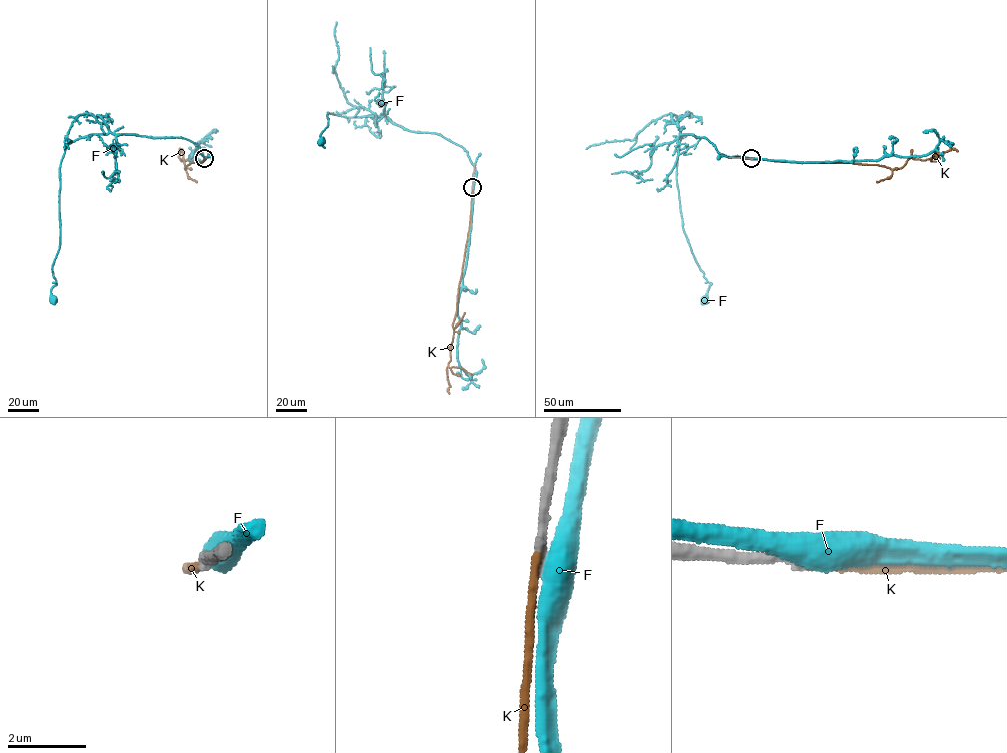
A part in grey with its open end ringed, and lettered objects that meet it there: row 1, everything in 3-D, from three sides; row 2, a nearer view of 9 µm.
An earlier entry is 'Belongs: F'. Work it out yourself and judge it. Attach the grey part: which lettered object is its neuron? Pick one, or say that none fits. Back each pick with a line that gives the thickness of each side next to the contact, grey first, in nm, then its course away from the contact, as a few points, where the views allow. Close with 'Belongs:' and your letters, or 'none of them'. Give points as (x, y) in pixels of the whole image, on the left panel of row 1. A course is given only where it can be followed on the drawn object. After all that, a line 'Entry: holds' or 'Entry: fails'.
Belongs: none of them
Entry: fails

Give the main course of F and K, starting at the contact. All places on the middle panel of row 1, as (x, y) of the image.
F: (473, 187), (475, 165), (464, 148), (384, 116), (328, 112), (320, 135), (324, 147), (321, 140)
K: (472, 186), (469, 229), (452, 324), (451, 359), (447, 368), (449, 393)

